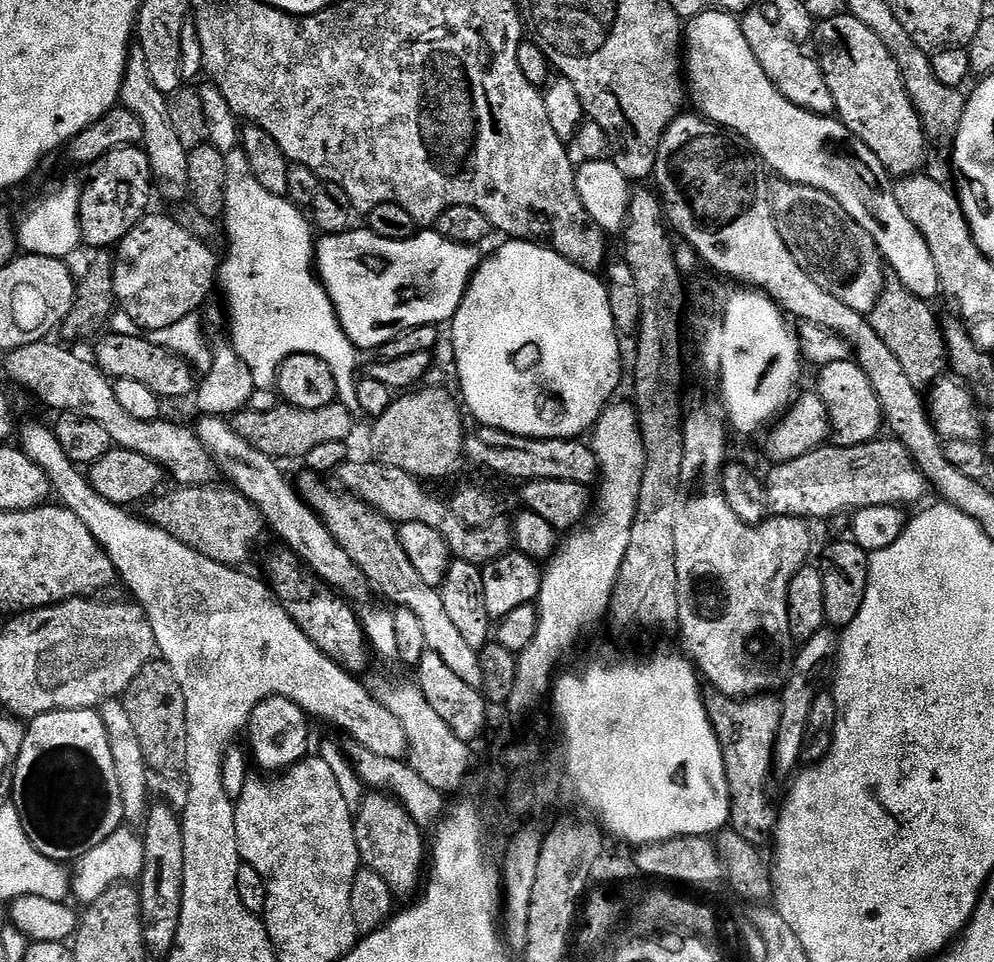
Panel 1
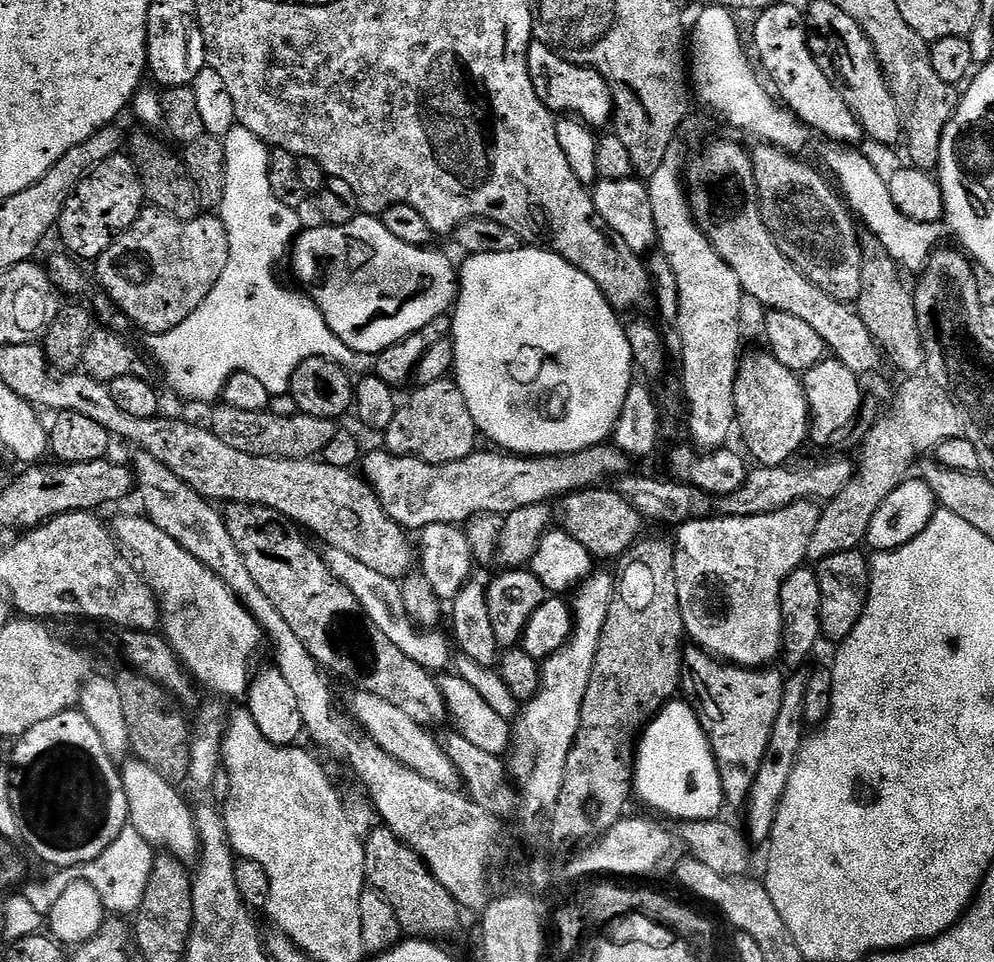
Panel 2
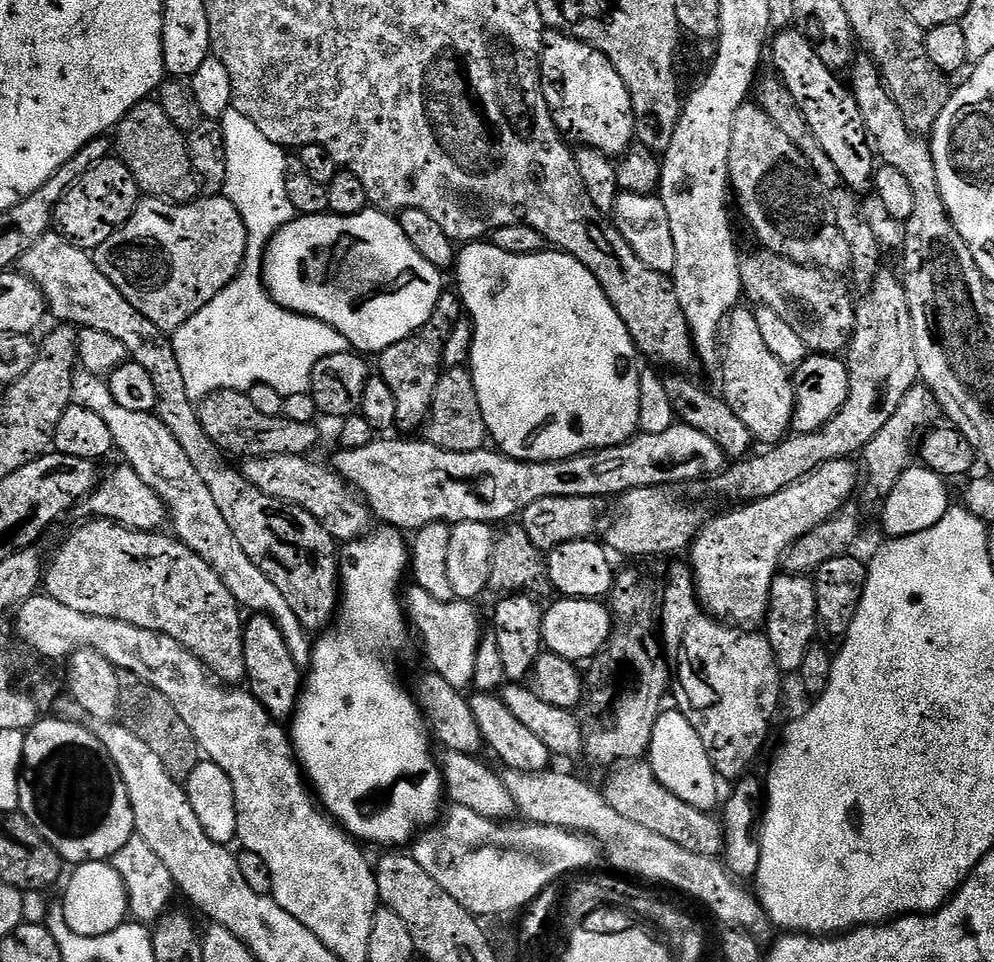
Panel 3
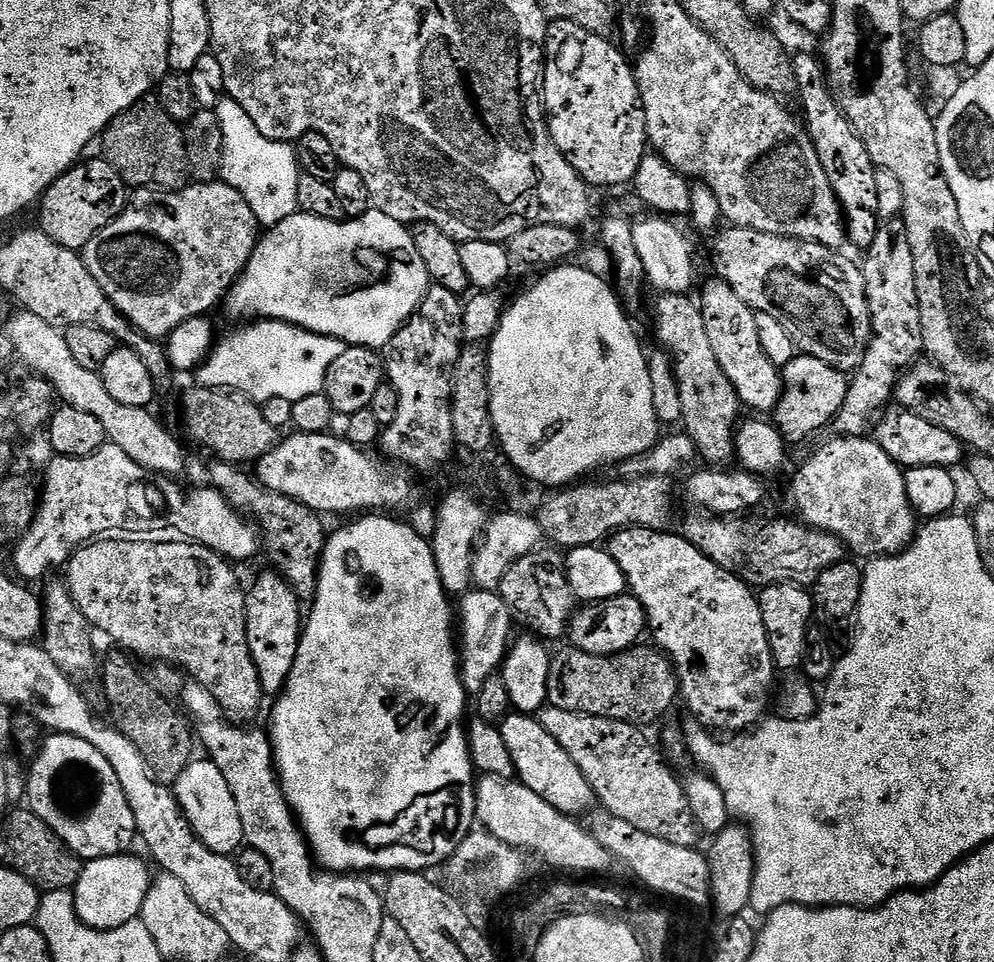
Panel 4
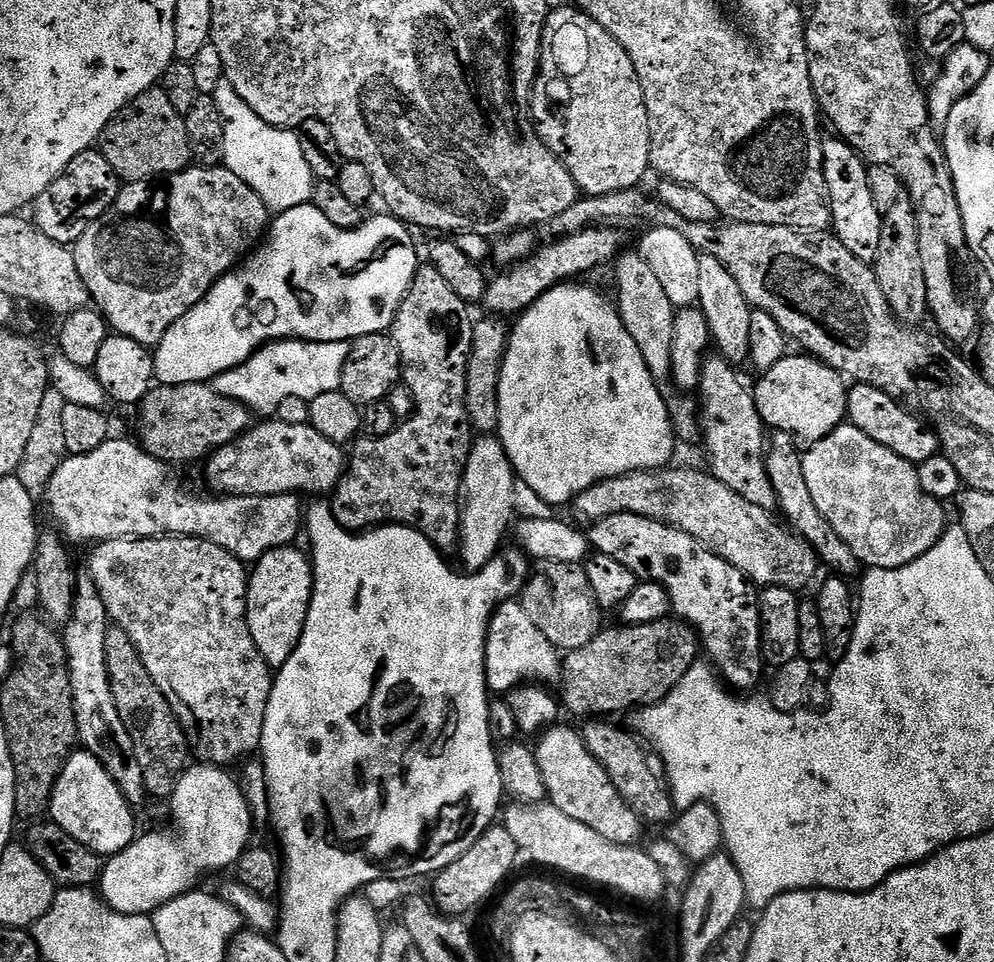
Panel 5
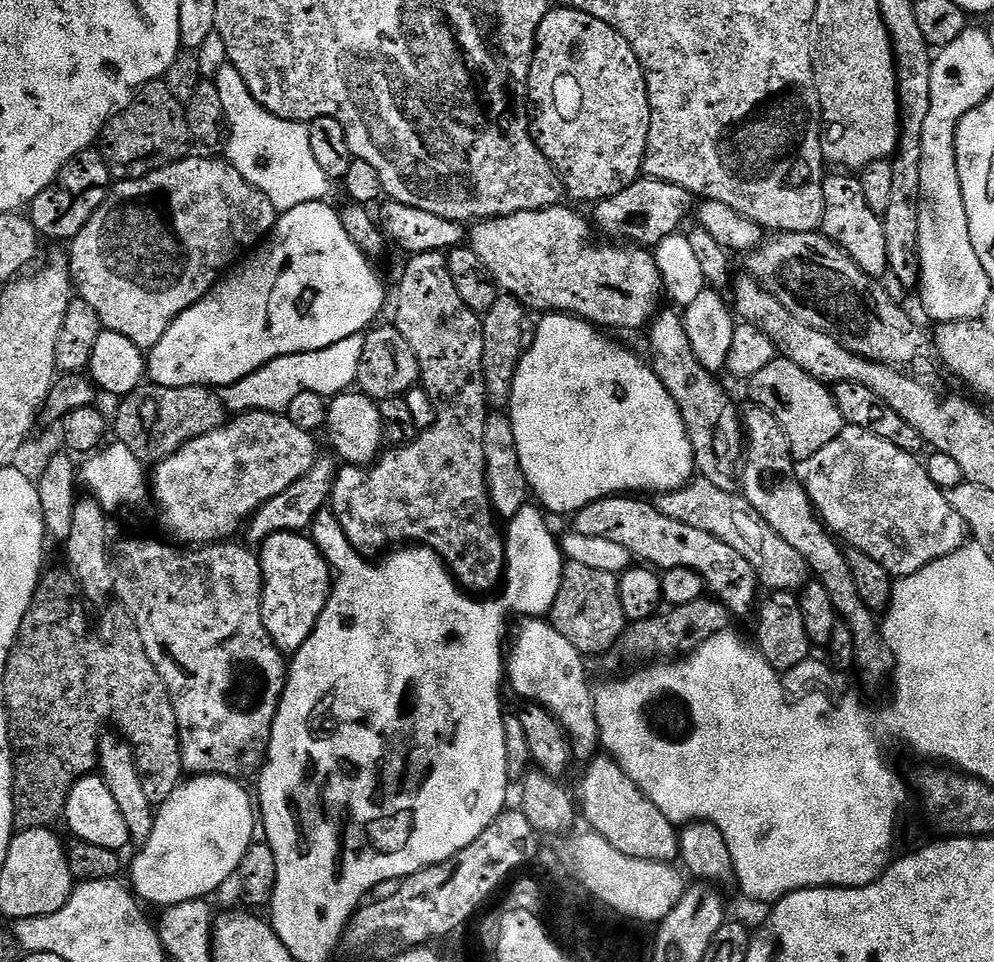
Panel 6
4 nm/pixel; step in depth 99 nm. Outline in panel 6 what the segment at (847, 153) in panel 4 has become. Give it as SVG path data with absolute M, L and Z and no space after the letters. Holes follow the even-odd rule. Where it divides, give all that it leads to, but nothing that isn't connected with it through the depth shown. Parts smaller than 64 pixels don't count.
M832 174L824 177L823 235L833 240L866 275L884 278L889 275L886 258L886 230L881 216L870 210L866 194L862 194L862 182L852 174Z

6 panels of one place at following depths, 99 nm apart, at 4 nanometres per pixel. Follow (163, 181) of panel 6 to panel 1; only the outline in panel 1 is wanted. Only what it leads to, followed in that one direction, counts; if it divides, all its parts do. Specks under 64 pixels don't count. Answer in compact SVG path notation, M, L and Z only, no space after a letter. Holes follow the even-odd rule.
M145 215L114 248L114 290L119 307L134 318L136 325L145 333L166 330L166 326L174 326L174 322L182 322L182 318L193 315L196 307L211 294L212 287L215 289L218 284L218 256L216 260L208 245L211 243L186 230L179 219L152 215Z

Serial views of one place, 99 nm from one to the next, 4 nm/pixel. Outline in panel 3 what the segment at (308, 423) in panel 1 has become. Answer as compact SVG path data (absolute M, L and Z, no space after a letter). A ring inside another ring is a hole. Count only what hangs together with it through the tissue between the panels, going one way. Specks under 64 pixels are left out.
M234 388L211 392L209 396L203 397L199 401L198 411L202 430L229 457L302 456L311 453L311 448L316 444L315 423L290 422L282 414L258 414L258 410L250 406L247 395Z

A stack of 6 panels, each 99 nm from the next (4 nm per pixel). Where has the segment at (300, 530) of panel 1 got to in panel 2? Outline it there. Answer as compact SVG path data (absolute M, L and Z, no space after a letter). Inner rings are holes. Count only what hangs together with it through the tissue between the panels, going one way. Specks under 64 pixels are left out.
M325 547L322 555L335 576L351 590L354 598L358 598L364 613L374 621L378 630L382 630L382 634L386 634L386 638L390 638L390 642L394 642L394 646L398 646L398 650L402 650L402 654L406 654L406 658L414 658L418 666L433 674L443 673L447 669L444 667L453 663L454 648L449 637L445 633L444 637L440 630L417 628L412 623L410 614L406 614L406 602L400 589L401 581L386 578L386 574L378 574L378 570L370 570L370 566L358 562L358 558L350 558L350 554L343 550Z

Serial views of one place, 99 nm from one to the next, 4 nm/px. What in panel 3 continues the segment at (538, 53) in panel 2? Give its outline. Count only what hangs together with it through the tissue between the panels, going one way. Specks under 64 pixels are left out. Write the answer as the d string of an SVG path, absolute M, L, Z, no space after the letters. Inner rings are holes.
M545 31L542 37L540 59L540 90L548 103L552 121L569 141L577 140L577 145L593 148L609 158L619 157L633 147L636 135L636 123L632 117L632 99L626 90L626 84L609 60L589 44L565 36L563 32Z

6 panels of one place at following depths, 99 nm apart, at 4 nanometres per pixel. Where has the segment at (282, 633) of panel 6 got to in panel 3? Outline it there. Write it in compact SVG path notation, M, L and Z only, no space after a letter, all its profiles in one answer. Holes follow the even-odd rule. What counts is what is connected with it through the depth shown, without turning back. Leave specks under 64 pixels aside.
M256 614L252 621L243 625L244 630L244 674L247 691L264 707L277 722L284 722L296 711L302 691L302 674L292 661L280 627L271 616Z

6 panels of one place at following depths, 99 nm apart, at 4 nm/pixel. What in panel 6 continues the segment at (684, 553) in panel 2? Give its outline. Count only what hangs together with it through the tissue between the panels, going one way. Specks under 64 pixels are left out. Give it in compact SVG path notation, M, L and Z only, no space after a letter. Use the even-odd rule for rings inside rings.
M846 426L834 442L822 446L814 458L803 461L802 483L812 505L829 532L841 541L849 540L851 547L870 554L893 578L909 576L934 562L963 548L969 539L968 523L950 506L945 489L930 482L930 474L923 463L906 450L898 450L886 438L878 438L866 430Z

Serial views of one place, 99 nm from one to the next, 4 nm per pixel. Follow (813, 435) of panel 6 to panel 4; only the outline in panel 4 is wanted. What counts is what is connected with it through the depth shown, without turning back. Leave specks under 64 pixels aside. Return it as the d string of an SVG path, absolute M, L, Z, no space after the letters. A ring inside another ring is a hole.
M798 354L785 366L782 379L783 389L774 409L774 423L789 445L800 444L831 425L846 402L850 383L849 377L839 368L831 368L826 362L803 354Z

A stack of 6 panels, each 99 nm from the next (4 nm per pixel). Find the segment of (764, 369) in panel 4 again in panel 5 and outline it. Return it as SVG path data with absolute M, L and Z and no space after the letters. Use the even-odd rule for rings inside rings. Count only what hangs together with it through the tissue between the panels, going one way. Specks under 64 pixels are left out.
M698 254L698 298L696 299L703 316L707 320L709 335L717 351L734 366L740 366L751 357L752 313L753 309L739 289L738 282L722 262L712 255Z

